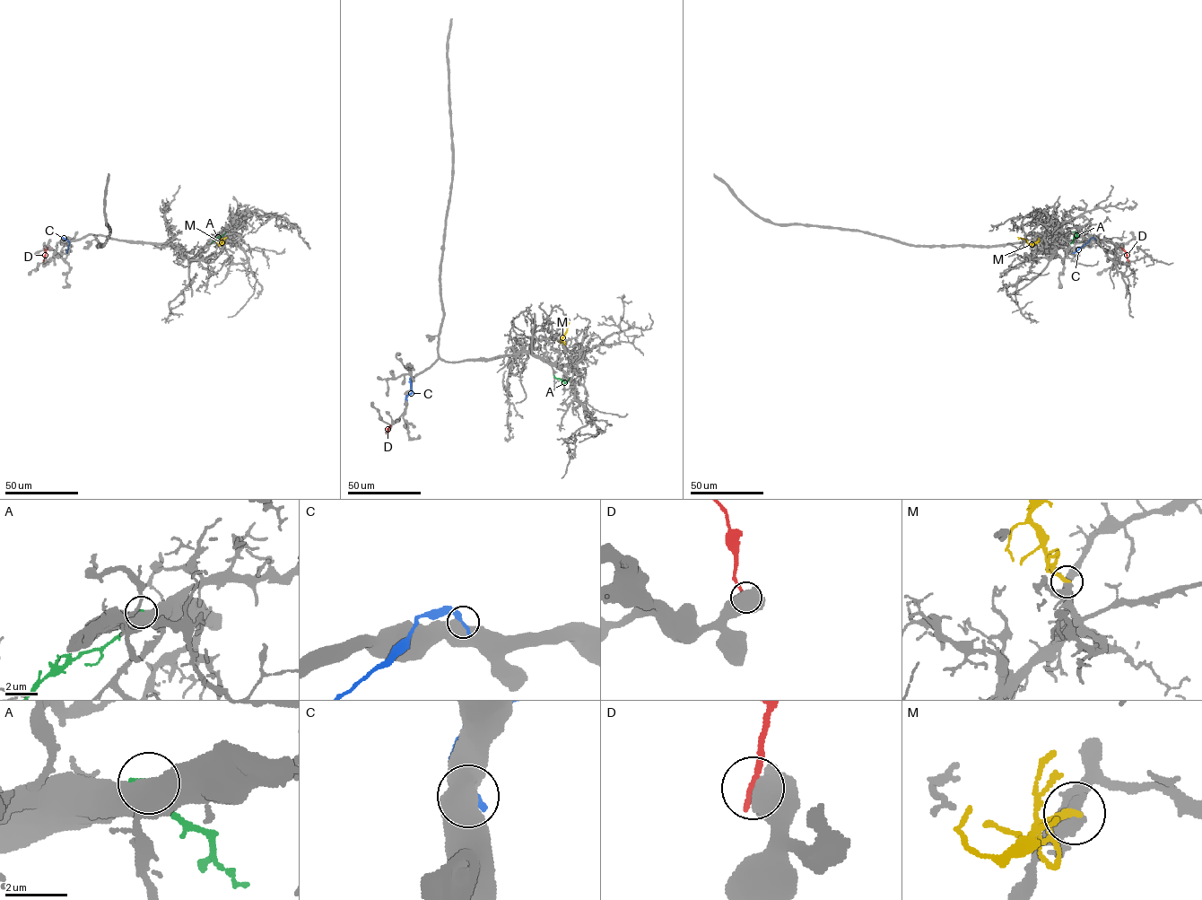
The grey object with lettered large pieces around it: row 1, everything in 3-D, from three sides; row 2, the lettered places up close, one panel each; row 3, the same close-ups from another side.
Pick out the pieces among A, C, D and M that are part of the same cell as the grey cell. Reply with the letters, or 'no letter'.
M

